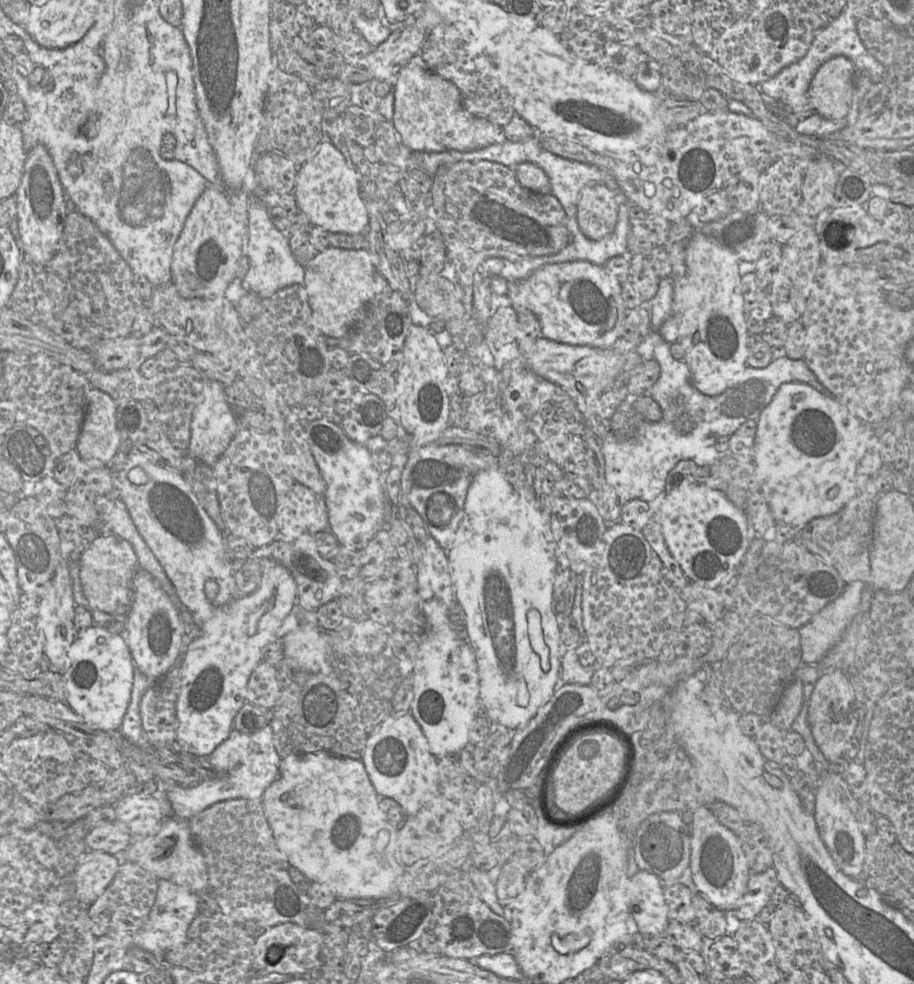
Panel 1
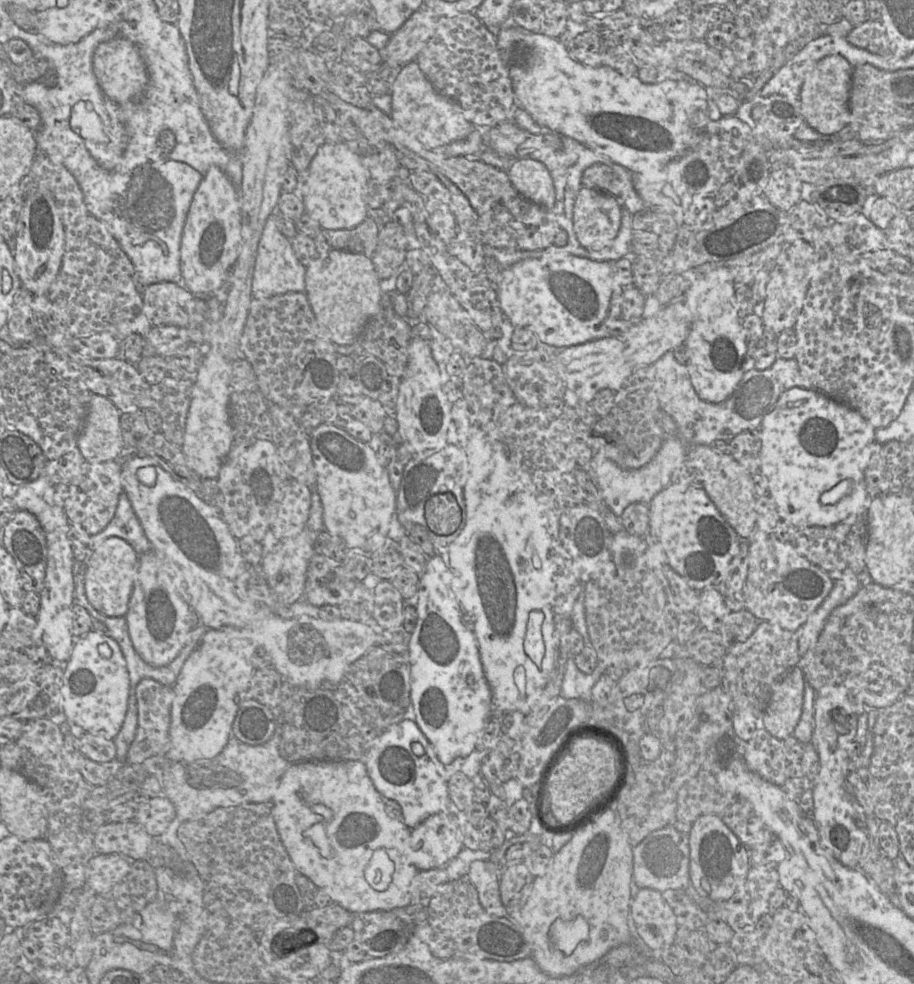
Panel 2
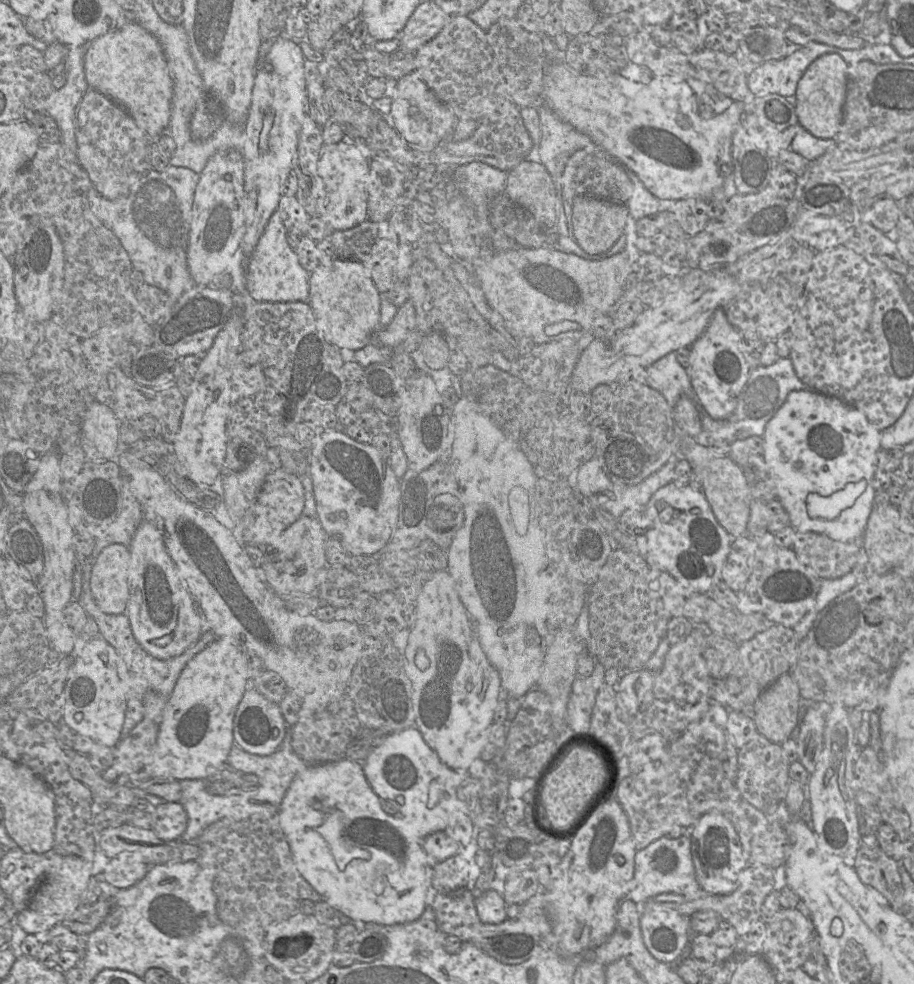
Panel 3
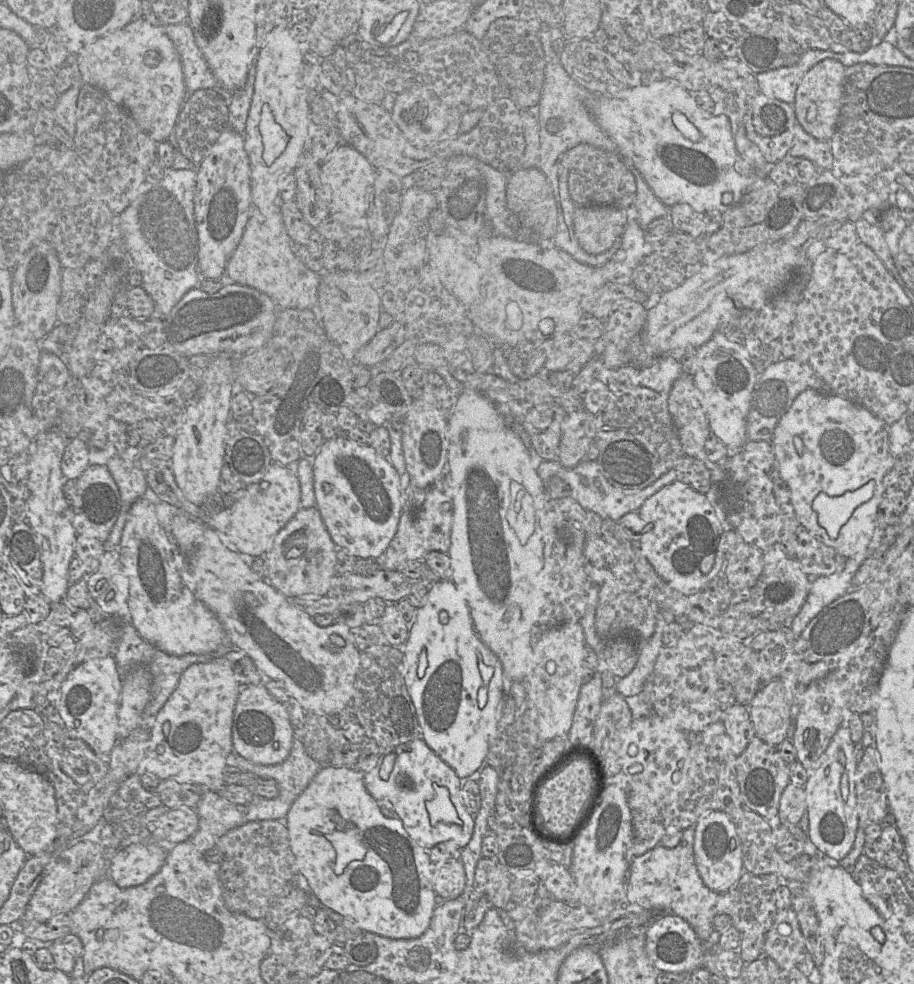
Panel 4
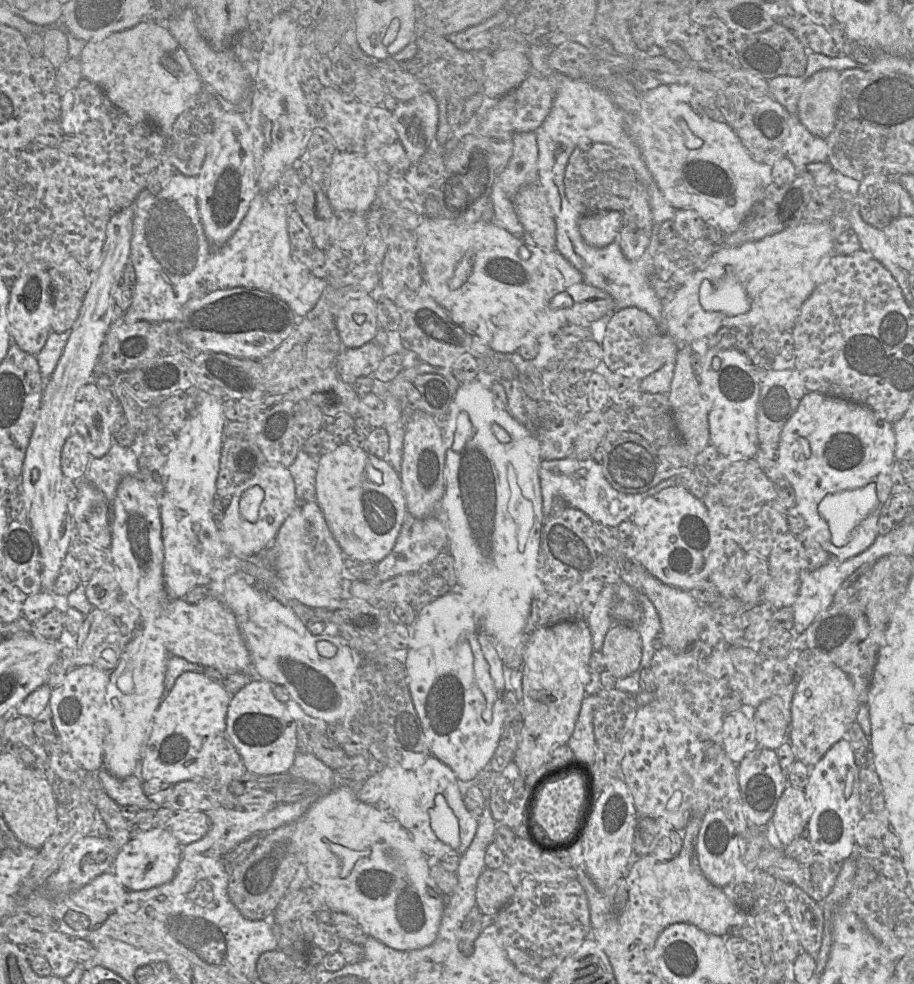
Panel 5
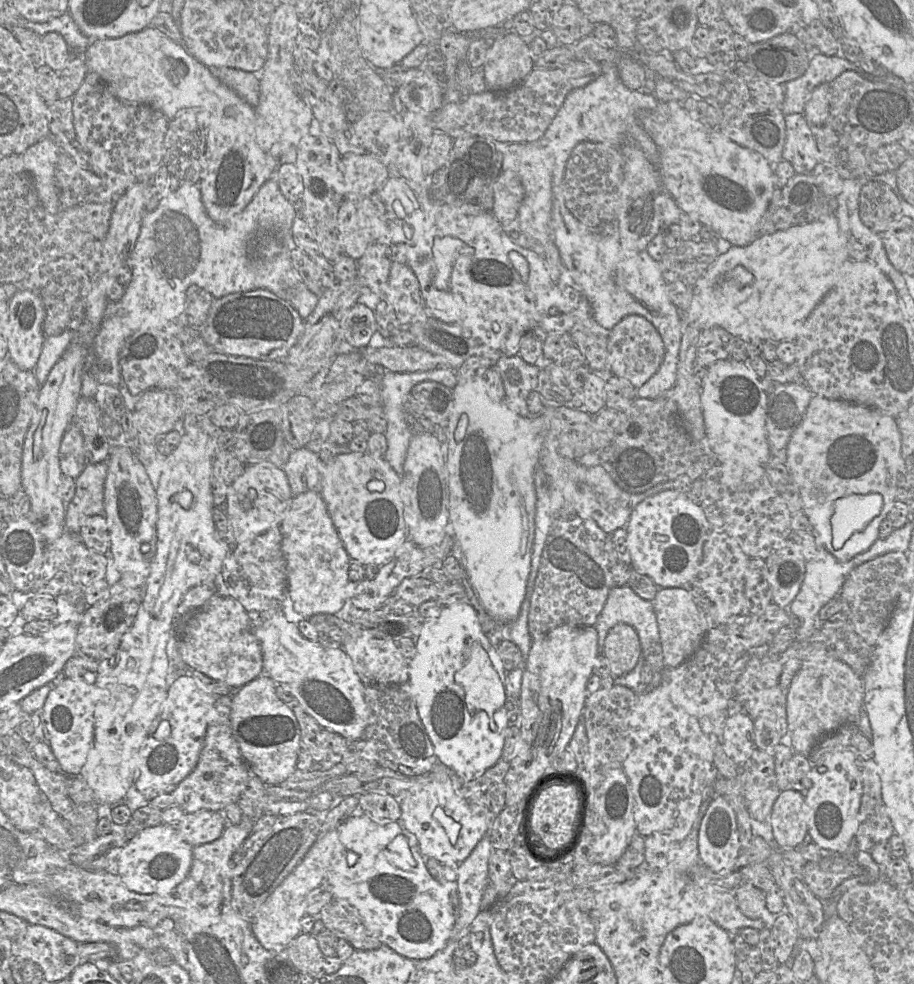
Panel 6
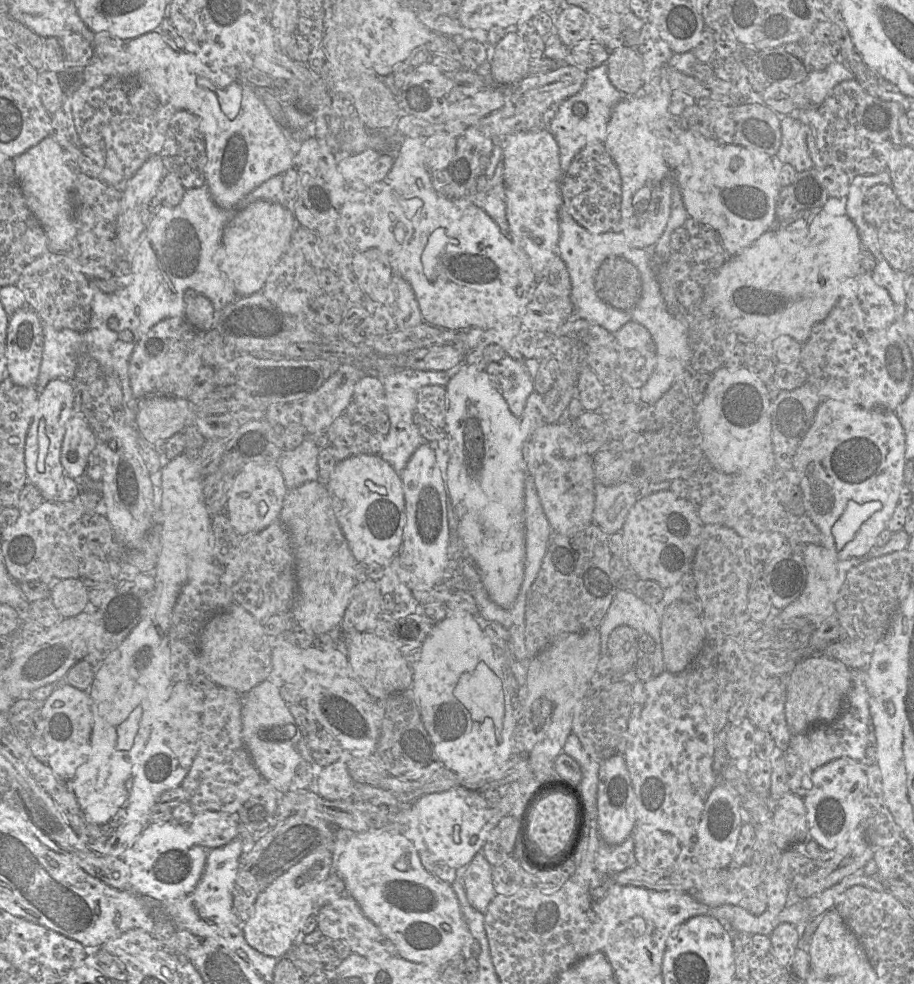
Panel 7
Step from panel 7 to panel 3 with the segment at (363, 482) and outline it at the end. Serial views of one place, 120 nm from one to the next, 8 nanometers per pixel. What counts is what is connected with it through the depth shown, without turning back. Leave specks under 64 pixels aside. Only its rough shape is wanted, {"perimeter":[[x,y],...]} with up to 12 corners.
{"perimeter":[[324,431],[316,517],[351,556],[397,527],[400,479],[371,443]]}

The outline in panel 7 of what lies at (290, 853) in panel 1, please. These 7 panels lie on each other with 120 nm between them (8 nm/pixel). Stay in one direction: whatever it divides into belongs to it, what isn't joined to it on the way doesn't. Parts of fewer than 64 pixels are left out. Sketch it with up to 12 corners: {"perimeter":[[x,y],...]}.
{"perimeter":[[399,832],[350,834],[333,871],[407,961],[471,934]]}

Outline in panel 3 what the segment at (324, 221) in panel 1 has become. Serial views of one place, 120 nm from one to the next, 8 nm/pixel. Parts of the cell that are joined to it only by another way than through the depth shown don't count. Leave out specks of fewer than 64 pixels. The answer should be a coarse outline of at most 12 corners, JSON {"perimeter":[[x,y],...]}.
{"perimeter":[[361,142],[323,147],[317,172],[334,231],[367,219],[369,159]]}

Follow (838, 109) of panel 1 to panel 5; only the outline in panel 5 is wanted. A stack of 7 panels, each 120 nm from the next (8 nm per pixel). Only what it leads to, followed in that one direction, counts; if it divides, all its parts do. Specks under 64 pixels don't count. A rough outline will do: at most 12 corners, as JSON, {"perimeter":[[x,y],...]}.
{"perimeter":[[840,72],[805,83],[797,115],[815,136],[833,131]]}

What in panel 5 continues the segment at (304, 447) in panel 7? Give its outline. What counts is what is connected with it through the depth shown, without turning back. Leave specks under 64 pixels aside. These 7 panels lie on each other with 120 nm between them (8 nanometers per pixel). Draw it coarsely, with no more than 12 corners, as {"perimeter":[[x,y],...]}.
{"perimeter":[[301,449],[288,469],[297,503],[315,502],[318,457]]}

